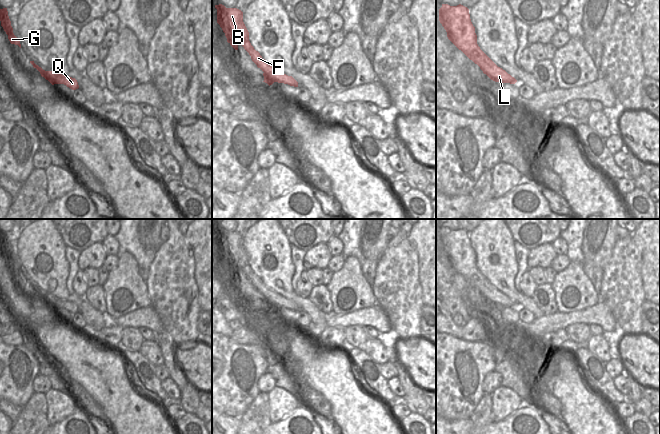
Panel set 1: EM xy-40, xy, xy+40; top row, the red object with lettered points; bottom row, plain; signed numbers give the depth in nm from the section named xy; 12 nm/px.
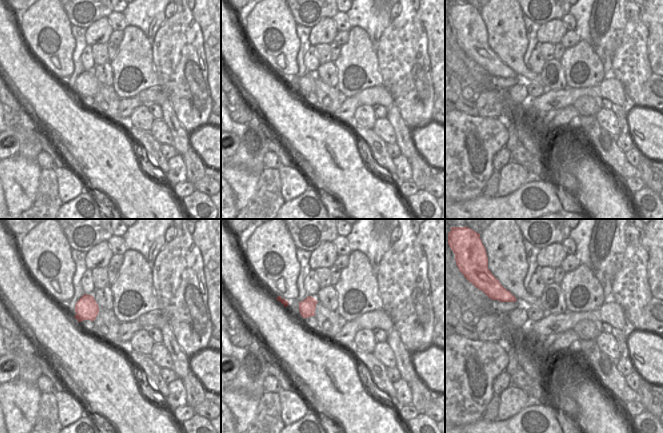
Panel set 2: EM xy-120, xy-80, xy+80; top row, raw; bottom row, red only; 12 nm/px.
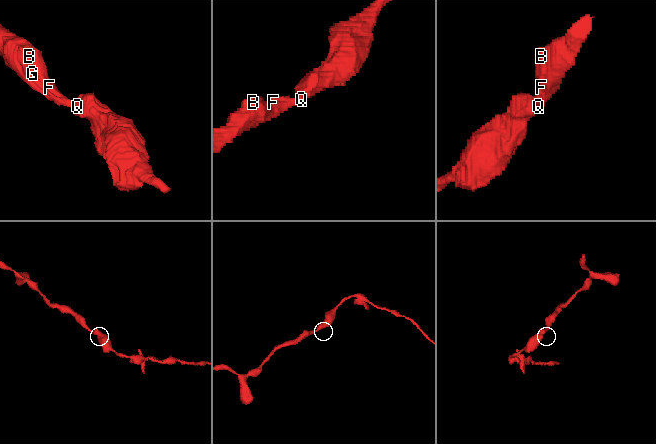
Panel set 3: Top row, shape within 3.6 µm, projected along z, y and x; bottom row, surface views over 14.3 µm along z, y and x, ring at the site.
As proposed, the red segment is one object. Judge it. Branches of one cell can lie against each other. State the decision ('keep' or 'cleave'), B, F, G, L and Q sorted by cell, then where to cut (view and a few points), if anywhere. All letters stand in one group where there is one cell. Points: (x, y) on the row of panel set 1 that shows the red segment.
keep | B F G L Q | no cut

